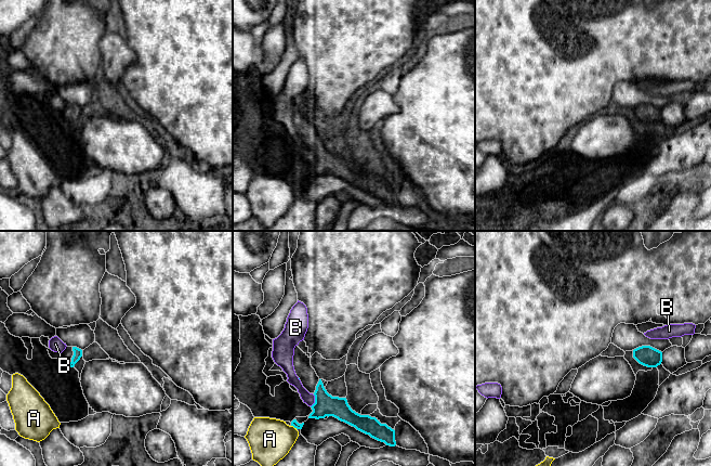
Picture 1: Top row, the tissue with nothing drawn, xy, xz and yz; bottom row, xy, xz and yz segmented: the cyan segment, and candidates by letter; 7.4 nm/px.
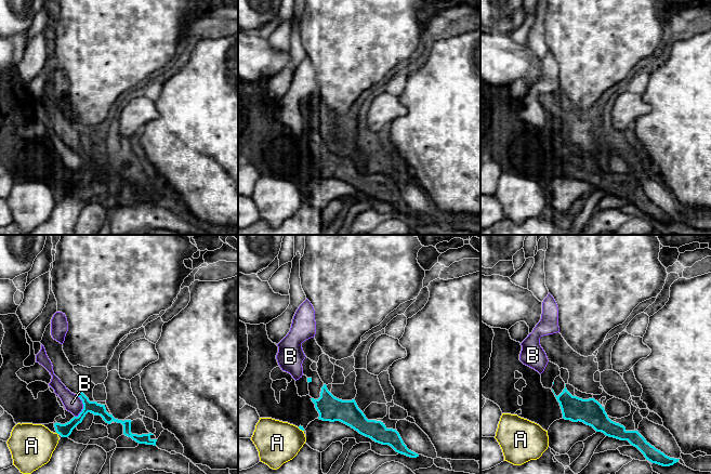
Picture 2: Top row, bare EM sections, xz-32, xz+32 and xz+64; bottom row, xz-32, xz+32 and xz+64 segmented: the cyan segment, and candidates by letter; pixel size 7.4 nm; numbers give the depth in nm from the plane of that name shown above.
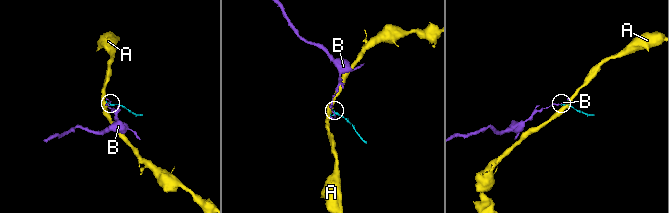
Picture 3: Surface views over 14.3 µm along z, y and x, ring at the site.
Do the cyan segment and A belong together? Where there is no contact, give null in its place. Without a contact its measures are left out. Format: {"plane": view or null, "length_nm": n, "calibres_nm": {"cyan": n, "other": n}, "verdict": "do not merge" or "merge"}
{"plane": "xz", "length_nm": 50, "calibres_nm": {"cyan": 50, "other": 320}, "verdict": "do not merge"}

